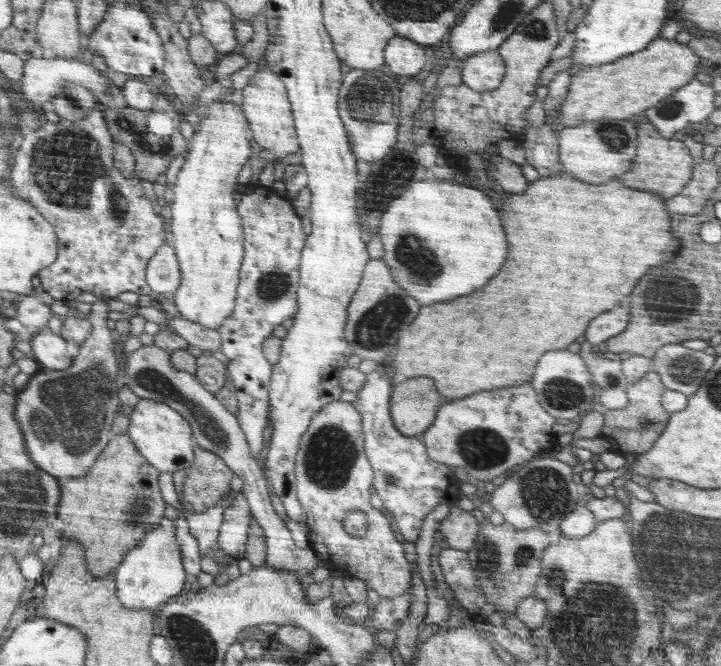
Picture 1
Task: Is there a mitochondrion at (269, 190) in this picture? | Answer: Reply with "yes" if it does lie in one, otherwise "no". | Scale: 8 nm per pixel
no

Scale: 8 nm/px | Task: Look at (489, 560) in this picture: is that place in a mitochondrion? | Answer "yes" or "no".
yes

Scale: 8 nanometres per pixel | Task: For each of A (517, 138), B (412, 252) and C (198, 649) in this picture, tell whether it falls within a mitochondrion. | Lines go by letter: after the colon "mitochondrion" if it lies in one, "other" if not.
A: other
B: mitochondrion
C: mitochondrion

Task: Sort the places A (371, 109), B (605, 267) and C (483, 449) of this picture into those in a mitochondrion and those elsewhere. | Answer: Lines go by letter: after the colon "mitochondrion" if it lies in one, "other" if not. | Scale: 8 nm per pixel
A: mitochondrion
B: other
C: mitochondrion

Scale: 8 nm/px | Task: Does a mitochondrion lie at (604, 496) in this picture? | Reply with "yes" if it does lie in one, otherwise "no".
no

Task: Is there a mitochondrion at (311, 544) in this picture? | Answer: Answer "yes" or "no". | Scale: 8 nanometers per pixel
no

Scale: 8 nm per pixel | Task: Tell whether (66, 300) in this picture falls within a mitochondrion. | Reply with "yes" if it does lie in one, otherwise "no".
no

